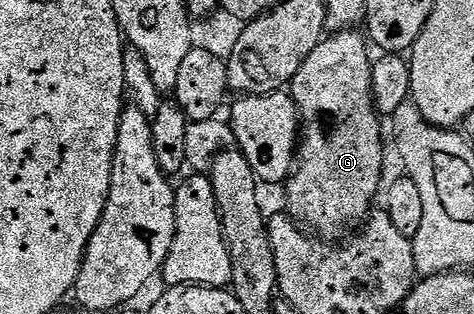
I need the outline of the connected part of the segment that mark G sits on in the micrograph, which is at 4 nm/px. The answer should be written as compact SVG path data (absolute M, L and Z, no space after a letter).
M337 30L326 35L321 44L311 50L307 62L299 66L299 74L295 74L291 85L291 95L297 104L297 115L301 117L301 130L295 171L290 175L284 189L285 196L289 199L287 212L306 229L325 238L329 238L332 232L341 231L352 220L364 221L374 211L373 199L376 196L378 199L383 188L383 120L377 111L377 102L373 99L373 60L365 49L366 37L362 33L361 36L357 30Z

